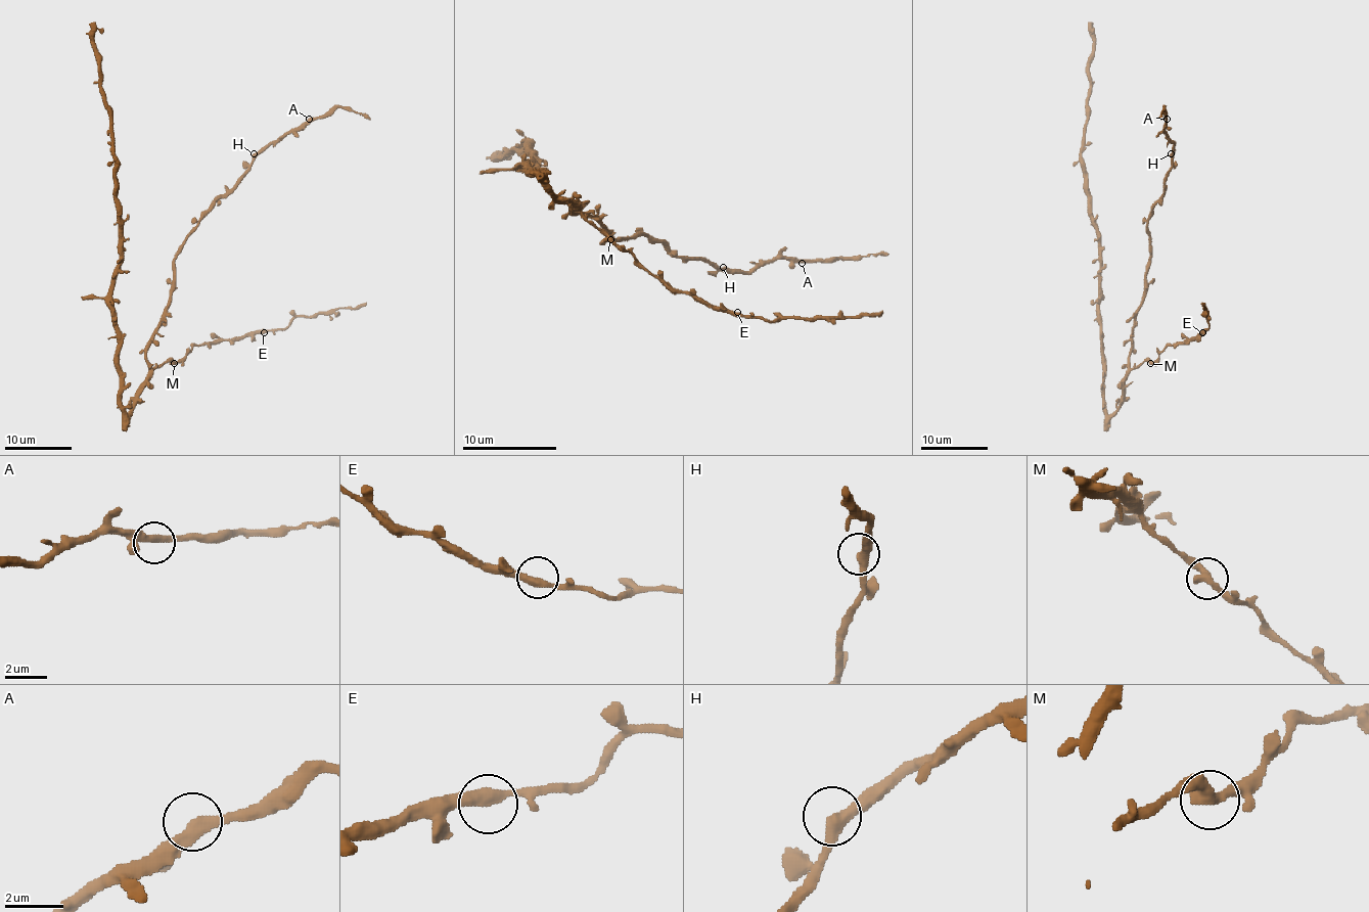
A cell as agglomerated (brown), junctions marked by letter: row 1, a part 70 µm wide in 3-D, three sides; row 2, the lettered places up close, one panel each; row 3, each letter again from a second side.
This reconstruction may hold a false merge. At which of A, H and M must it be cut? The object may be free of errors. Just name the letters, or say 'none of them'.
none of them

